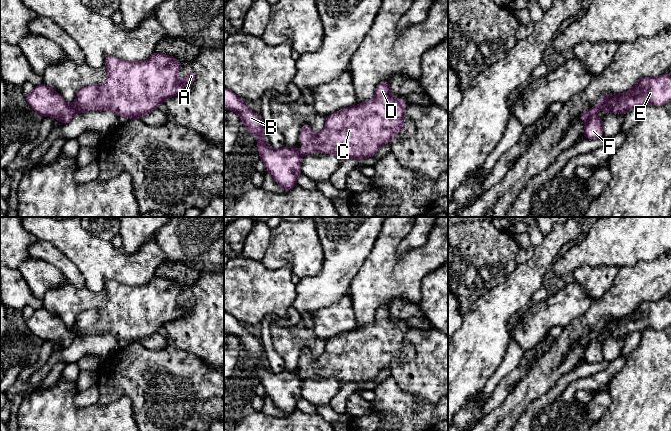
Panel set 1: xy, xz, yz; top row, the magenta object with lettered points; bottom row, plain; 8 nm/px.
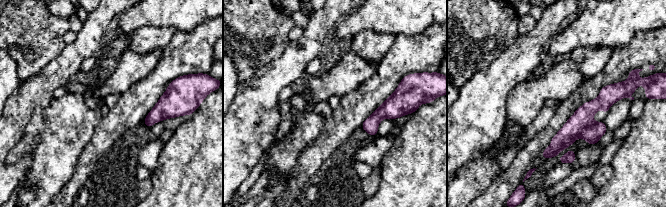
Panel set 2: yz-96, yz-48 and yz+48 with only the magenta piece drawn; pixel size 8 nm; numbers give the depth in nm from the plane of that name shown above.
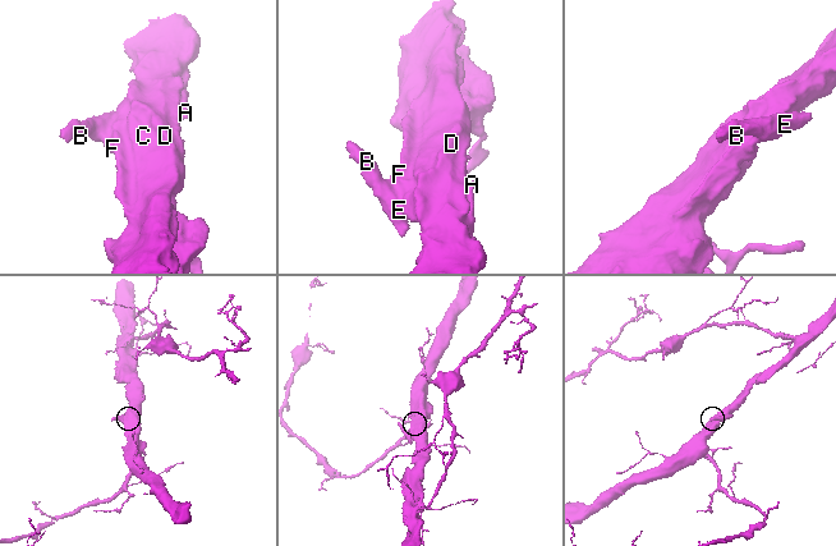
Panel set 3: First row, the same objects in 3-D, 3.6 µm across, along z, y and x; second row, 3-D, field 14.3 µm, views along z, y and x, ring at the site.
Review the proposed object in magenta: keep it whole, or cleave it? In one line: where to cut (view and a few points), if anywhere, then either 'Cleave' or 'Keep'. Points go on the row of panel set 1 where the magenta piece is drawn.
Split along yz (622, 94), (611, 103), (609, 111). Cleave

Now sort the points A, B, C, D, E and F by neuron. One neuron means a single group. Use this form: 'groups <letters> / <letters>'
groups A C D / B E F

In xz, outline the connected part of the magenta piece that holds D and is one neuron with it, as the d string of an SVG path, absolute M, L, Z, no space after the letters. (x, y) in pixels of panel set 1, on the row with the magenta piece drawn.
M382 81L371 100L326 117L324 129L320 133L314 133L308 124L303 125L300 131L300 143L306 145L307 148L300 149L299 153L301 156L314 152L336 154L340 161L371 157L383 145L389 144L397 133L404 131L405 108L406 103L403 99L391 95L389 81Z

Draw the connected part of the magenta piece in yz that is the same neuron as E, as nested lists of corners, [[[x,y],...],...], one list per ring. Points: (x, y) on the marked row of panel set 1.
[[[664,73],[658,77],[643,77],[634,86],[612,101],[610,112],[627,114],[635,107],[647,104],[661,106],[671,101],[671,75]]]

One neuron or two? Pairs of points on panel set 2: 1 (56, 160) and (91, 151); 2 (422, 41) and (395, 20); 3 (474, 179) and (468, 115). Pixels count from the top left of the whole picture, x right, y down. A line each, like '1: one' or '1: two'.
1: two
2: two
3: two

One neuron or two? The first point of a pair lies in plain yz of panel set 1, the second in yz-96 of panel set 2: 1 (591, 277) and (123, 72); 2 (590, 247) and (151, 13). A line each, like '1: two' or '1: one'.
1: two
2: one

